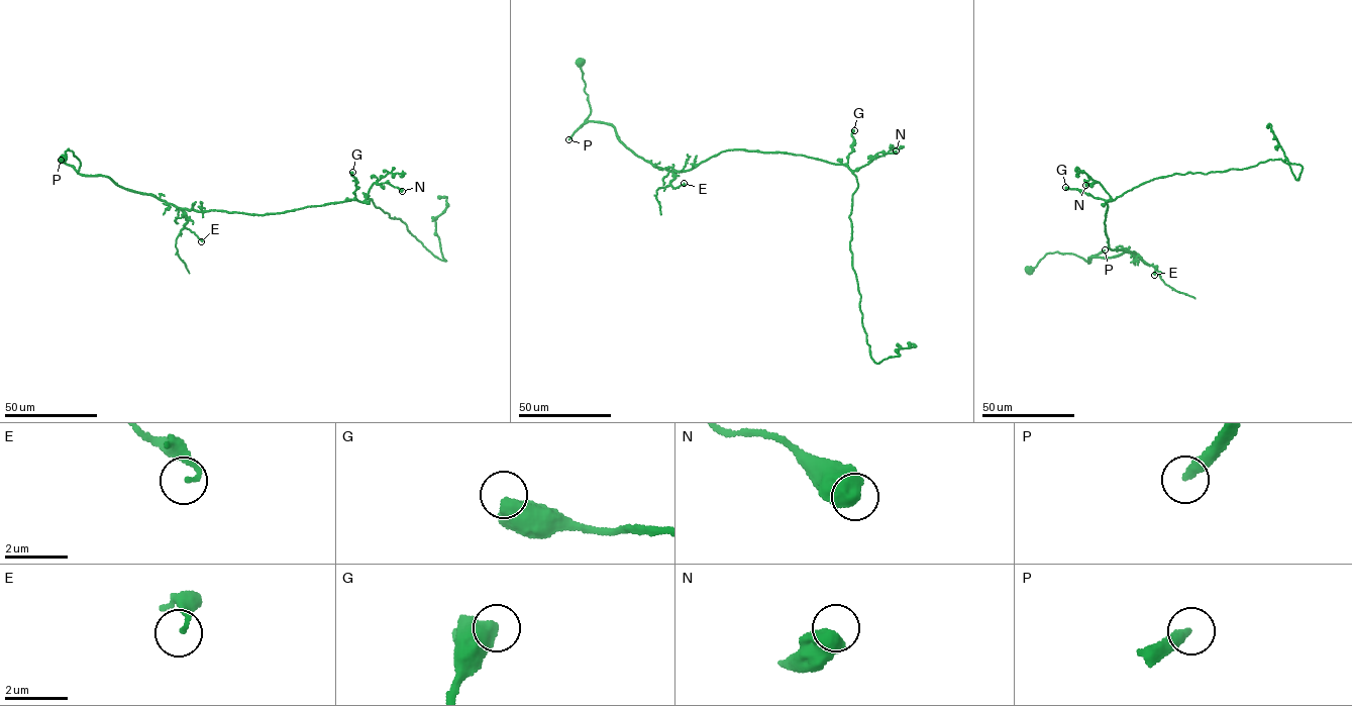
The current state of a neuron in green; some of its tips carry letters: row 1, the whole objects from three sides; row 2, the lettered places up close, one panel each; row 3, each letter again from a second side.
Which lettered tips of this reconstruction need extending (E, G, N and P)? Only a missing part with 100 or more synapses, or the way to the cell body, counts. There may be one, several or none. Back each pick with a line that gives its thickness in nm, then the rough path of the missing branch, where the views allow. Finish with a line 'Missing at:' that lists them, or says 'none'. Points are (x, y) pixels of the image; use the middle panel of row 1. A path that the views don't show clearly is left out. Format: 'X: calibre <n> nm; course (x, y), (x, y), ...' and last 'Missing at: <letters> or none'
P: calibre 320 nm; course (568, 139), (555, 159), (532, 163), (522, 178), (541, 189), (519, 212), (517, 222)
Missing at: P

